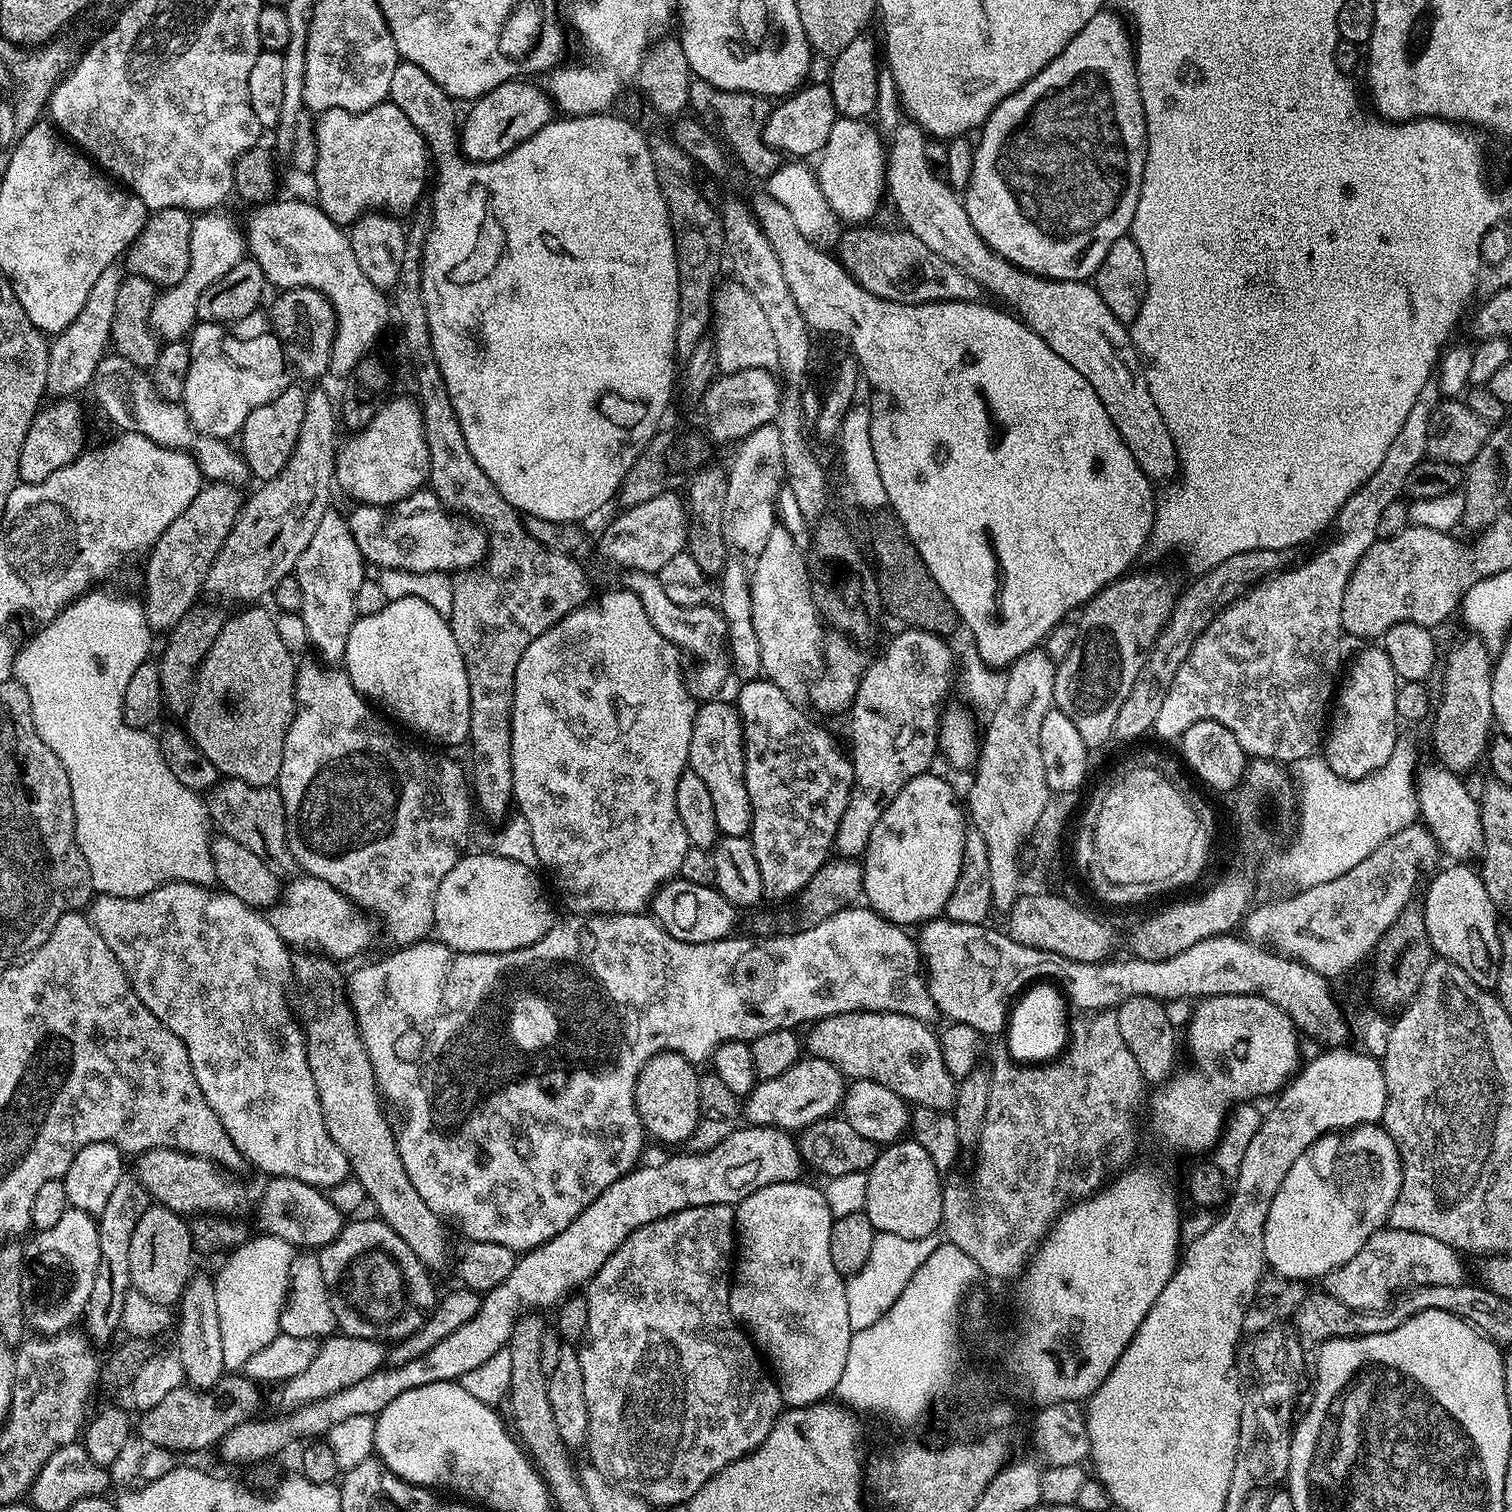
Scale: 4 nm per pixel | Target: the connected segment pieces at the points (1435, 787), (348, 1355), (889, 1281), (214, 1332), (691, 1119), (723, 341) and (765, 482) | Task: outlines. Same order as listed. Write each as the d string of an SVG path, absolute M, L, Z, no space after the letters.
M1431 762L1419 769L1416 778L1419 819L1436 839L1441 853L1456 862L1476 862L1484 855L1480 805L1466 790L1463 779L1439 762Z
M333 1334L317 1347L314 1362L310 1362L302 1374L283 1381L275 1389L276 1404L280 1407L277 1409L291 1410L310 1402L318 1402L322 1398L330 1398L330 1394L338 1394L338 1390L346 1390L346 1386L354 1386L354 1382L370 1378L370 1374L385 1367L385 1364L386 1348L381 1341Z
M885 1232L877 1233L873 1245L870 1246L870 1255L866 1264L858 1274L845 1281L847 1310L852 1330L872 1326L882 1314L886 1313L896 1298L902 1294L903 1287L915 1270L918 1270L918 1267L922 1266L922 1263L926 1262L943 1242L943 1235L938 1232L922 1239L903 1238L898 1234Z
M193 1275L178 1301L180 1321L176 1324L174 1354L182 1362L184 1379L193 1388L207 1390L226 1374L222 1362L222 1326L218 1326L216 1282L211 1275Z
M660 1052L638 1074L634 1090L636 1109L644 1124L645 1133L664 1144L687 1142L695 1133L702 1115L700 1107L699 1082L701 1073L697 1065L691 1064L677 1052Z
M729 280L729 284L721 283L714 292L714 347L717 369L724 374L745 372L751 368L779 369L778 346L774 342L773 332L770 331L766 313L758 307L750 290L743 288L739 280Z
M775 423L763 424L737 445L738 452L728 466L723 536L733 552L762 551L778 524L778 497L783 485L782 438Z

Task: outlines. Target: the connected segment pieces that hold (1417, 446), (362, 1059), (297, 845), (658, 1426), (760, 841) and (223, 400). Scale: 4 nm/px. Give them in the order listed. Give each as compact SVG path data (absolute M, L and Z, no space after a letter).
M1428 380L1426 386L1422 386L1414 406L1410 408L1410 414L1406 414L1406 422L1402 422L1402 430L1398 430L1398 438L1394 438L1394 442L1390 442L1390 450L1386 450L1386 458L1382 458L1382 466L1378 466L1378 470L1374 470L1374 474L1370 474L1370 478L1366 478L1366 482L1362 487L1348 499L1342 506L1342 510L1336 515L1334 521L1336 533L1333 534L1332 541L1329 544L1322 545L1309 560L1304 560L1301 564L1299 562L1293 563L1285 568L1283 572L1277 572L1276 575L1268 577L1260 584L1256 584L1244 596L1237 598L1226 611L1220 612L1218 618L1214 618L1214 622L1210 622L1210 626L1206 626L1206 630L1200 635L1198 642L1194 642L1186 662L1182 662L1182 666L1178 666L1178 674L1174 674L1174 683L1170 685L1170 691L1166 693L1166 699L1162 701L1162 707L1156 719L1155 735L1158 734L1164 740L1176 742L1179 741L1186 730L1190 730L1190 726L1194 726L1194 722L1213 720L1222 726L1226 726L1226 730L1230 730L1230 734L1234 734L1234 738L1238 738L1238 746L1242 746L1245 754L1258 760L1275 760L1277 762L1289 760L1289 762L1295 762L1313 755L1321 747L1322 737L1326 732L1326 721L1330 716L1330 705L1333 703L1334 693L1338 688L1338 677L1342 672L1342 668L1340 670L1342 598L1346 594L1348 580L1354 574L1362 554L1366 554L1366 550L1370 550L1370 546L1378 538L1376 531L1378 530L1379 518L1382 517L1391 503L1399 501L1405 495L1404 487L1410 470L1414 470L1414 466L1421 464L1428 456L1428 431L1432 425L1434 410L1440 404L1441 399L1442 393L1436 380Z
M300 954L294 960L294 980L304 991L304 997L300 1000L300 1008L298 1004L298 1019L304 1030L304 1041L308 1047L308 1061L310 1062L310 1074L314 1074L314 1086L318 1090L318 1102L322 1106L322 1118L326 1122L326 1130L330 1134L330 1138L334 1138L334 1142L338 1146L338 1150L342 1150L342 1154L346 1154L348 1159L348 1167L351 1175L356 1176L358 1183L364 1187L363 1195L367 1199L372 1200L376 1206L376 1214L379 1219L390 1226L390 1230L394 1230L394 1234L398 1234L398 1238L402 1238L402 1242L406 1242L406 1246L410 1246L410 1250L414 1250L414 1254L418 1254L418 1258L424 1263L424 1267L429 1270L440 1268L448 1260L448 1232L445 1221L434 1210L430 1210L430 1206L426 1206L424 1199L418 1195L418 1190L414 1190L414 1186L410 1182L410 1178L406 1174L406 1166L402 1166L402 1158L398 1154L398 1146L396 1145L396 1132L388 1125L388 1120L384 1117L384 1112L380 1109L382 1105L382 1097L376 1087L376 1079L374 1078L374 1070L370 1066L370 1058L366 1054L366 1046L360 1037L360 1031L356 1025L356 1016L352 1013L352 1007L348 1005L348 997L346 995L346 976L345 973L340 973L337 961L330 960L326 956L319 954Z
M311 658L311 659L312 659L312 660L308 660L308 661L306 661L306 662L305 662L305 664L304 664L304 661L303 661L303 663L301 663L301 664L300 664L300 665L299 665L299 667L297 667L297 669L296 669L296 717L295 717L295 718L293 718L293 719L292 719L292 725L291 725L291 726L290 726L290 730L289 730L289 731L288 731L288 733L287 733L287 734L286 734L286 746L285 746L285 747L284 747L284 749L283 749L283 750L282 750L282 770L281 770L281 771L280 771L280 778L279 778L279 781L278 781L278 787L279 787L279 789L280 789L280 797L281 797L281 798L282 798L282 806L283 806L283 807L284 807L284 809L285 809L285 810L286 810L286 826L287 826L287 827L288 827L288 849L289 849L289 850L291 850L291 851L292 851L292 859L293 859L293 861L295 861L295 863L296 863L296 864L297 864L297 865L299 865L299 864L301 864L301 866L302 866L302 867L304 867L304 868L301 868L301 869L303 869L303 871L304 871L304 872L305 872L305 873L307 873L307 875L309 875L309 876L313 876L313 877L314 877L314 878L322 878L322 879L323 879L323 880L325 880L325 881L326 881L326 882L330 882L330 886L334 886L334 890L338 890L338 891L339 891L339 892L341 892L341 893L342 893L342 894L346 894L346 895L347 895L347 896L349 896L349 898L350 898L350 899L352 899L352 901L353 901L353 902L354 902L354 903L355 903L355 904L356 904L356 905L358 905L358 906L359 906L359 907L360 907L360 908L363 908L363 909L364 909L364 911L365 911L365 912L367 912L367 913L369 913L369 914L371 914L371 915L372 915L372 916L373 916L373 917L376 917L376 918L378 918L378 920L379 920L379 916L380 916L380 920L381 920L381 921L380 921L380 920L379 920L379 923L380 923L380 924L381 924L381 925L382 925L382 928L383 928L383 924L382 924L382 923L384 923L384 928L385 928L385 930L386 930L386 931L388 931L388 936L389 936L389 938L390 938L390 939L392 939L392 940L393 940L393 942L394 942L394 943L393 943L393 945L396 945L396 946L407 946L407 945L410 945L410 944L418 944L418 943L420 943L420 941L421 941L421 940L423 940L423 939L425 939L425 937L427 937L427 936L428 936L428 935L429 935L429 933L431 933L431 932L432 932L432 931L433 931L433 929L435 929L435 912L434 912L434 906L435 906L435 894L436 894L436 893L438 893L438 888L439 888L439 886L441 886L441 885L442 885L442 880L443 880L443 879L444 879L444 878L445 878L445 877L446 877L446 874L449 874L449 873L450 873L450 870L452 870L452 869L453 869L453 868L454 868L454 866L455 866L455 864L456 864L456 863L457 863L457 862L459 862L459 860L460 860L460 858L461 858L461 857L462 857L462 856L464 856L464 855L465 855L465 852L466 852L466 849L467 849L467 848L468 848L468 847L466 847L466 846L467 846L467 844L468 844L468 835L470 835L470 834L471 834L471 832L472 832L472 808L473 808L473 812L474 812L474 796L473 796L473 793L472 793L472 792L471 792L471 791L470 791L470 780L469 780L469 777L468 777L468 776L467 776L467 775L466 775L466 768L465 768L465 770L464 770L464 768L463 768L463 766L462 766L462 765L460 765L460 764L459 764L459 762L458 762L458 761L456 761L456 760L451 760L451 758L450 758L450 757L448 757L448 756L435 756L435 754L434 754L434 753L432 753L432 752L427 752L427 750L426 750L426 749L424 749L424 748L419 748L419 746L418 746L418 745L416 745L416 744L411 744L411 742L410 742L410 741L408 741L408 740L403 740L403 738L402 738L402 737L400 737L400 736L399 736L399 734L398 734L398 733L396 733L396 732L395 732L395 730L394 730L394 729L392 729L392 728L391 728L391 726L390 726L390 725L388 725L388 724L387 724L387 722L386 722L386 721L384 721L384 720L383 720L383 718L384 718L384 719L385 719L385 717L384 717L384 716L383 716L383 715L381 715L381 713L380 713L380 712L379 712L379 711L377 711L377 709L376 709L376 708L375 708L375 707L373 707L373 705L372 705L372 704L371 704L371 703L369 703L369 701L368 701L368 700L367 700L367 699L365 699L365 697L363 697L363 696L361 696L361 694L360 694L360 692L359 692L359 690L358 690L358 689L357 689L357 688L355 688L355 686L354 686L354 685L352 685L352 683L351 683L351 682L350 682L350 678L349 678L349 677L348 677L348 673L347 673L347 672L345 672L345 671L343 671L343 670L341 670L341 669L340 669L340 668L339 668L339 667L336 667L336 666L325 666L325 665L324 665L324 664L323 664L323 663L321 663L321 661L320 661L320 660L319 660L319 659L316 659L316 658Z
M711 1204L697 1208L684 1208L680 1212L670 1214L666 1218L658 1218L630 1234L610 1258L594 1274L594 1278L586 1285L590 1318L586 1326L586 1334L579 1345L580 1365L582 1366L582 1382L586 1386L586 1410L590 1416L588 1427L587 1459L611 1482L622 1490L642 1498L650 1506L656 1504L664 1510L671 1509L674 1504L681 1504L690 1499L714 1474L718 1474L726 1466L736 1460L748 1456L770 1434L774 1422L782 1411L780 1388L770 1375L765 1361L755 1344L737 1324L728 1309L728 1289L730 1273L734 1268L734 1229L736 1214L733 1205Z
M759 678L746 681L739 685L740 693L734 697L737 712L740 713L740 725L744 728L744 781L746 790L750 794L752 803L752 830L750 839L754 858L758 862L758 872L762 874L762 886L765 897L772 900L788 900L799 897L803 888L818 874L818 870L833 855L836 835L838 834L838 822L842 822L842 814L846 814L846 802L850 798L852 789L852 762L847 751L844 752L836 745L836 740L828 732L823 732L806 713L800 709L801 705L792 700L774 682Z
M262 330L260 338L242 334L240 352L190 352L190 374L186 374L186 390L182 401L190 422L202 434L213 436L219 440L228 440L235 437L243 428L246 418L258 406L266 406L280 391L289 387L289 369L286 367L286 352L283 345L272 346L266 330L266 352L262 352Z

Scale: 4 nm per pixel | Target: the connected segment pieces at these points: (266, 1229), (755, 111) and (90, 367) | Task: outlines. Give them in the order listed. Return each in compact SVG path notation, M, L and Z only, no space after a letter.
M274 1176L267 1181L264 1193L256 1204L256 1224L261 1233L277 1236L290 1242L296 1250L319 1250L326 1247L344 1229L346 1216L325 1194L313 1184L298 1182L298 1178Z
M695 79L688 91L688 103L692 110L695 109L702 114L708 114L711 110L714 112L725 136L723 139L726 144L730 144L729 151L734 152L737 160L750 175L766 180L781 166L781 155L764 140L765 124L772 109L771 101L767 97L718 89L704 80Z
M119 263L106 266L101 276L94 281L90 294L86 297L86 306L78 310L78 318L66 326L66 330L55 333L54 339L48 345L47 362L47 393L57 399L72 398L79 395L91 385L97 364L106 354L104 347L109 347L112 339L112 323L116 313L118 289L126 275L125 269Z

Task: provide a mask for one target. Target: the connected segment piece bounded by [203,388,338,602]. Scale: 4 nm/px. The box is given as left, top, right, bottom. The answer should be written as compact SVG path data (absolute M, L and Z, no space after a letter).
M311 389L306 398L306 414L302 414L302 430L298 430L298 442L294 442L294 454L290 454L290 462L274 478L263 481L260 489L252 497L245 499L237 515L233 528L226 535L225 542L218 550L217 557L205 574L203 591L216 600L248 600L244 602L260 602L264 595L275 593L278 582L282 578L293 575L298 558L302 558L302 550L310 546L310 538L314 538L314 530L318 530L318 522L330 510L328 504L332 500L332 490L336 484L336 424L338 428L338 408L322 389Z

